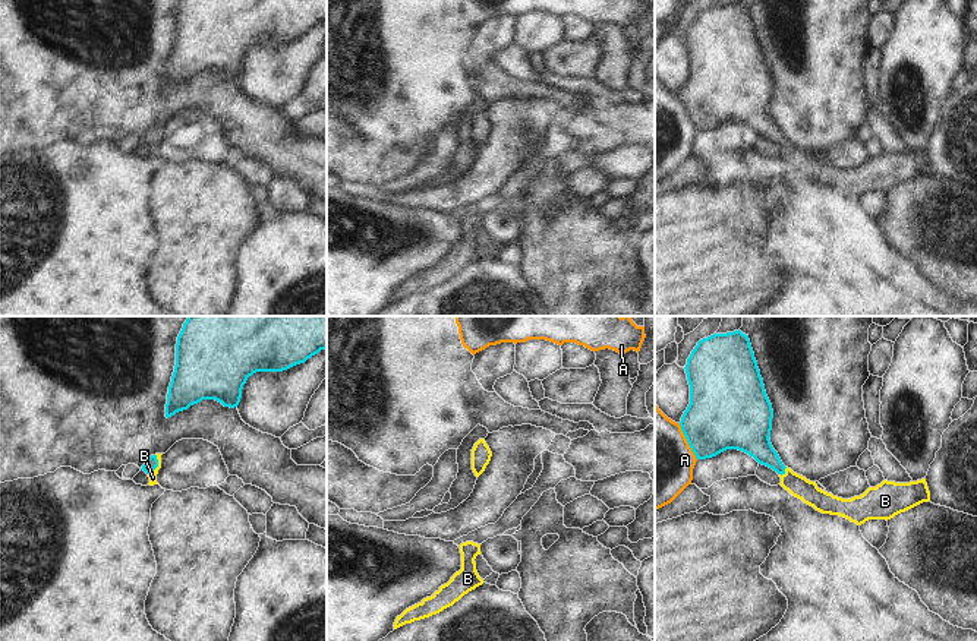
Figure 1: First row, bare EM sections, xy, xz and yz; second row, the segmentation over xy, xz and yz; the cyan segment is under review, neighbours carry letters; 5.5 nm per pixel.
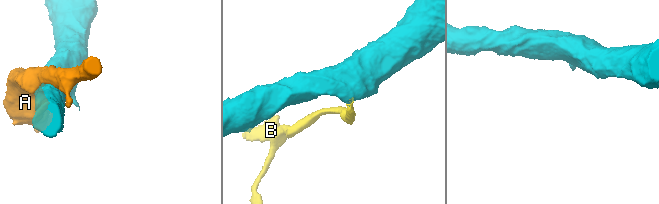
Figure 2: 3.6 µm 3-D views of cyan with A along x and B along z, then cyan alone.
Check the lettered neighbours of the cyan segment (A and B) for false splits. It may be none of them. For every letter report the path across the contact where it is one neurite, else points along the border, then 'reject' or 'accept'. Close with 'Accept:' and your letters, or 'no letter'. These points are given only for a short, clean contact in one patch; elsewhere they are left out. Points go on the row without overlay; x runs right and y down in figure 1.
A: reject
B: runs through xy (151, 135), (157, 136), (153, 142), (153, 150); accept
Accept: B

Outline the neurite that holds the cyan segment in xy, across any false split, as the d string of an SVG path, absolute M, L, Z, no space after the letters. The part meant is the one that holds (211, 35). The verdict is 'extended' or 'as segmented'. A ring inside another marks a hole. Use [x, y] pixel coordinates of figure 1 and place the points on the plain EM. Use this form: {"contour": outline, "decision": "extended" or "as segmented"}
{"contour": "M182 0L176 38L167 66L166 89L202 72L234 80L248 50L256 44L283 44L327 20L327 0Z", "decision": "as segmented"}

